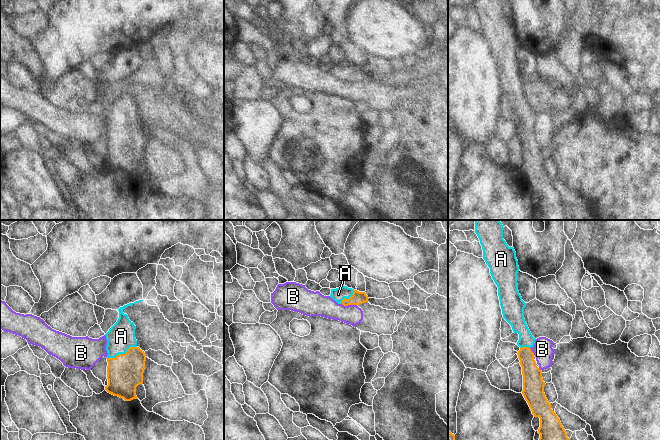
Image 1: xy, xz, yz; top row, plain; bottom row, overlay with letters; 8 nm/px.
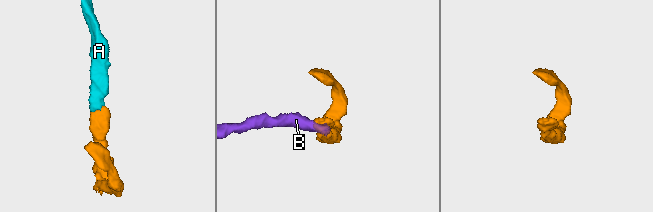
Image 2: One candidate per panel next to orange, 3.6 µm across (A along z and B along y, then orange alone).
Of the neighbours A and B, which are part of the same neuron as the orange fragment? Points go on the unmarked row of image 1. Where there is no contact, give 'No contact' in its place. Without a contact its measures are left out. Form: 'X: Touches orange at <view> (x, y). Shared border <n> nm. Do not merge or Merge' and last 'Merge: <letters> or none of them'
A: Touches orange at xy (121, 130). Shared border 260 nm. Merge
B: Touches orange at xz (349, 80). Shared border 130 nm. Do not merge
Merge: A.

